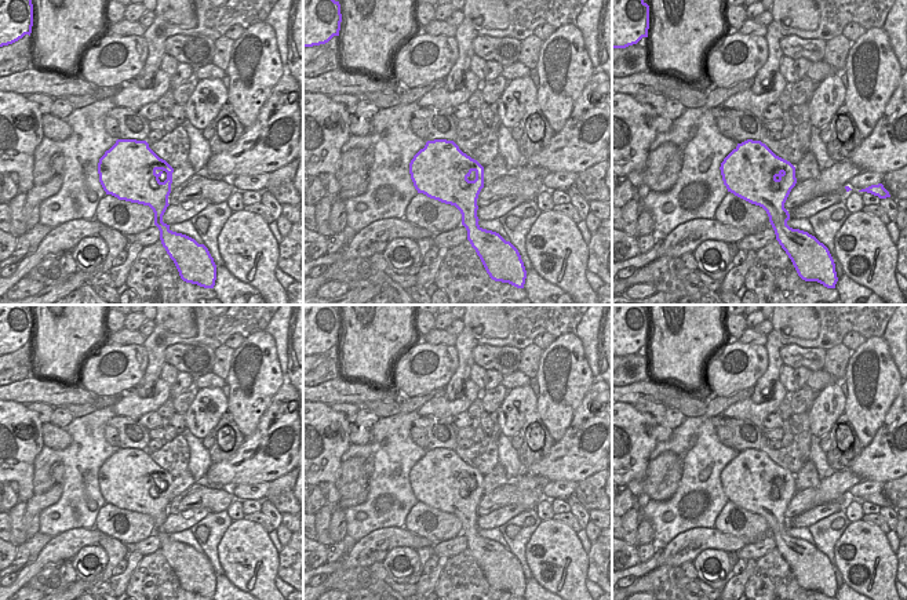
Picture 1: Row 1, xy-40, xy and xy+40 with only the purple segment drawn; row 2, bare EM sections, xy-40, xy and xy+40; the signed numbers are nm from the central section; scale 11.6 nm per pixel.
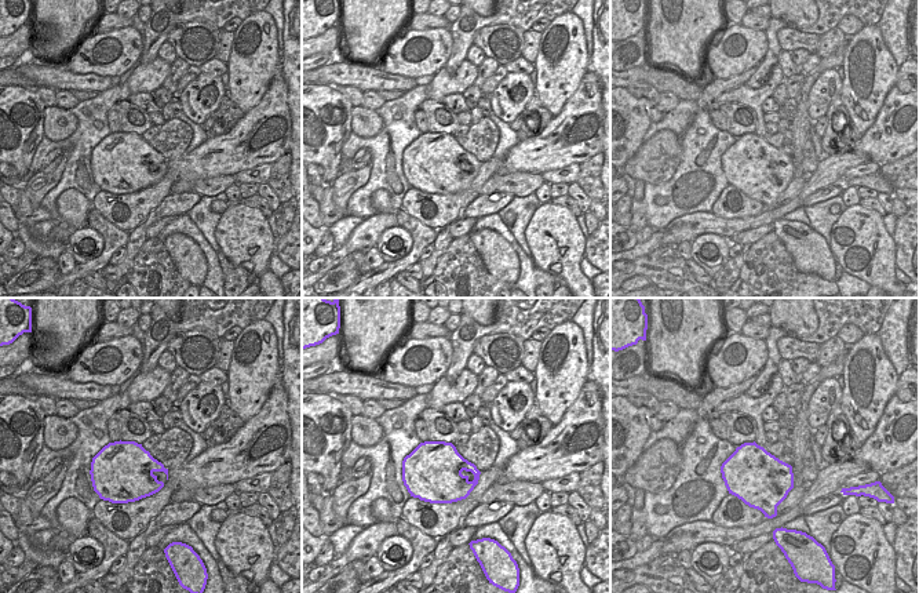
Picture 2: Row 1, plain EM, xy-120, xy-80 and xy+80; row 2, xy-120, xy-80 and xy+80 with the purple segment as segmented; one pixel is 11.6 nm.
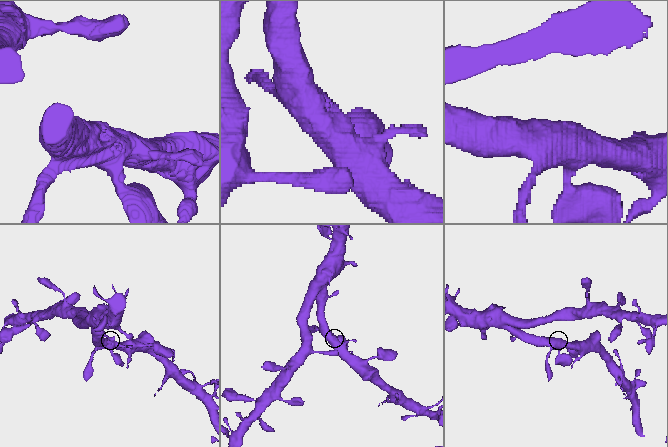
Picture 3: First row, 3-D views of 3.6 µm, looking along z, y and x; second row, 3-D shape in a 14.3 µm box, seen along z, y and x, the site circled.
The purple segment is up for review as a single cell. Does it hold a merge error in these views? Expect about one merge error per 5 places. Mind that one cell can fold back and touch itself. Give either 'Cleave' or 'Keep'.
Keep

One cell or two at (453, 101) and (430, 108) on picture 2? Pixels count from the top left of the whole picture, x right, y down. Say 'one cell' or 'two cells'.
two cells

